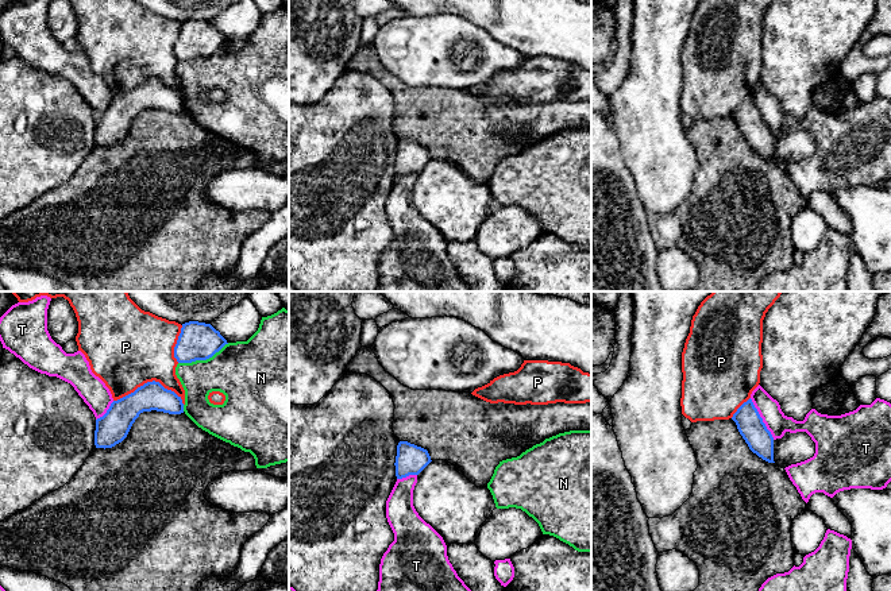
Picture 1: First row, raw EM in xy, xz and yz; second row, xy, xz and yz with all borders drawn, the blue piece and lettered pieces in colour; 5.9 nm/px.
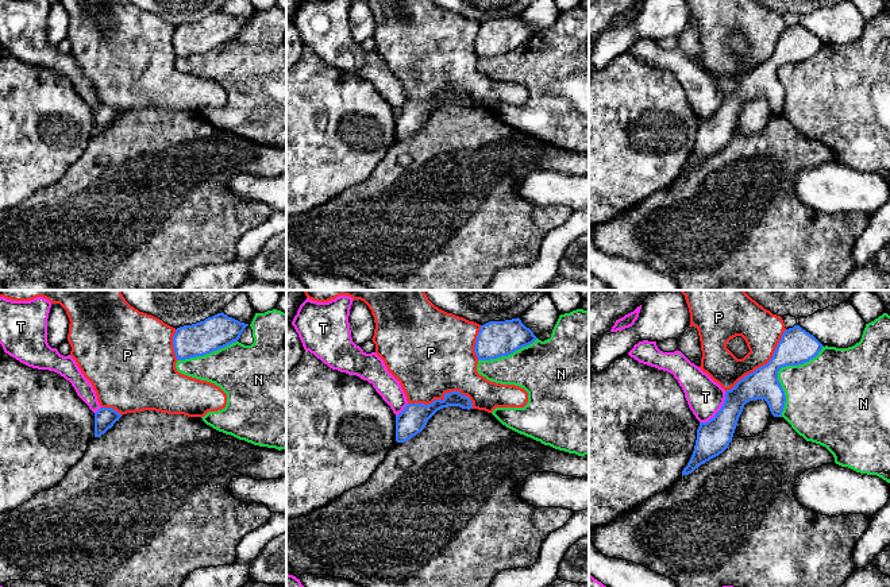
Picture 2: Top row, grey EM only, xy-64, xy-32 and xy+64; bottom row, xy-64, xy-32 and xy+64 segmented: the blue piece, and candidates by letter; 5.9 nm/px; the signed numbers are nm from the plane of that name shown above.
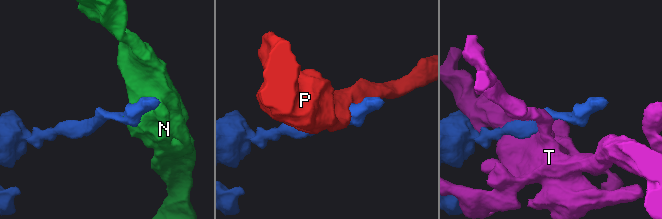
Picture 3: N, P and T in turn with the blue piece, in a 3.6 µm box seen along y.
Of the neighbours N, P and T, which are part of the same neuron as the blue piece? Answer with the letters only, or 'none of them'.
none of them

